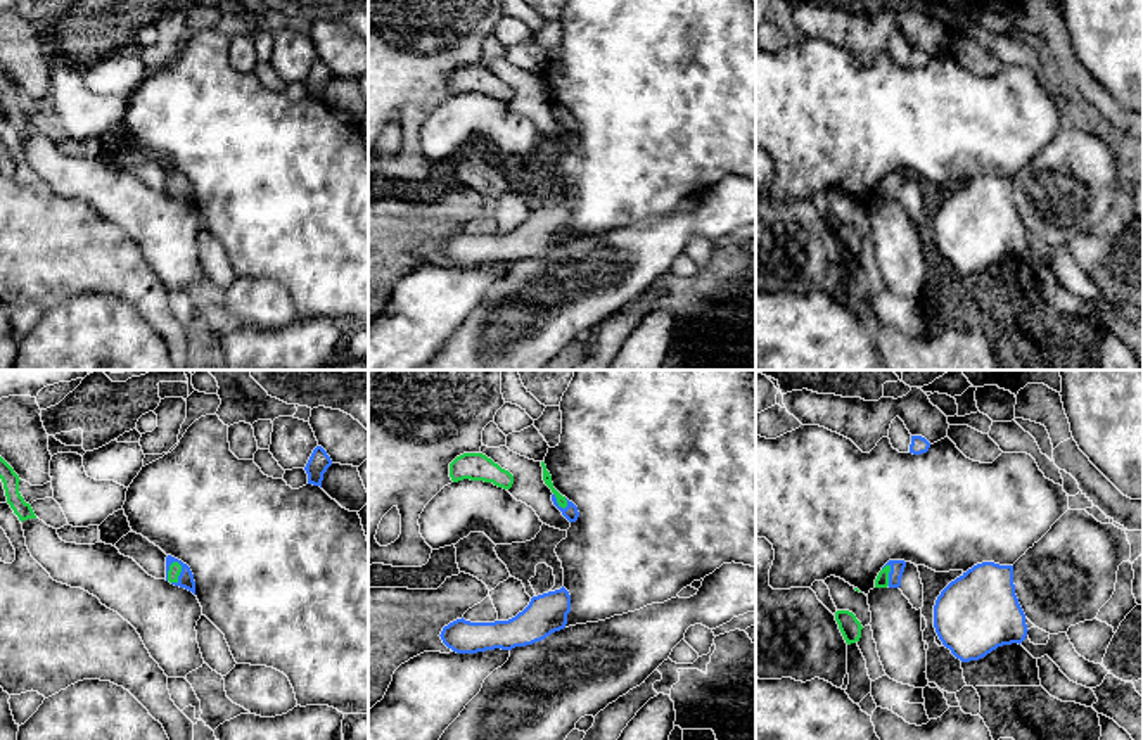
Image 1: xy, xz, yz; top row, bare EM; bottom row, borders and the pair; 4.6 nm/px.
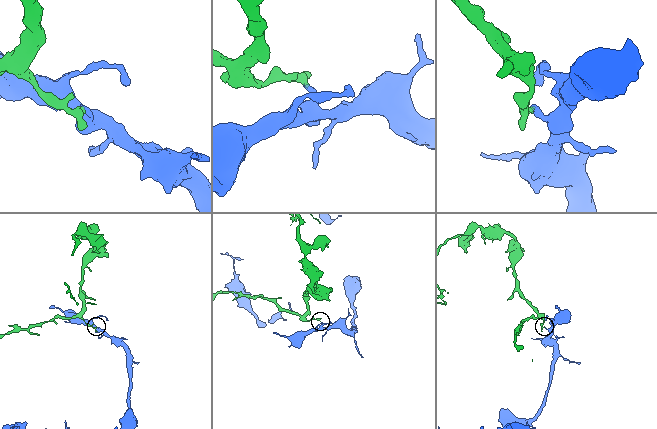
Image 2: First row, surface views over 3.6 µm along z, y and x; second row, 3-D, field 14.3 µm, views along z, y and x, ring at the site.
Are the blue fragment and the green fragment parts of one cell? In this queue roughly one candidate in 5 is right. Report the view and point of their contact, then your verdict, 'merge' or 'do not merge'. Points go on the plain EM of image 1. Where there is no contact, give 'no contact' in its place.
contact xy (180, 185); do not merge

